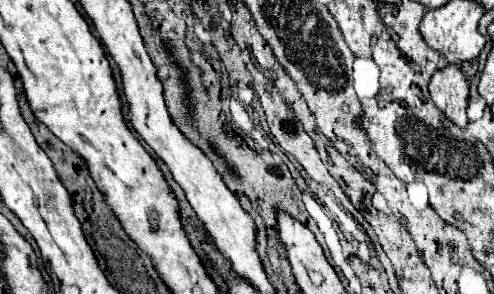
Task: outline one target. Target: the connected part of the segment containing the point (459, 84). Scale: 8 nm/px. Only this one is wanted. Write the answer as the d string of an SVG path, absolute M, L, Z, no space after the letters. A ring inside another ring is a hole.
M446 66L438 70L430 80L430 96L436 108L452 120L456 126L466 128L466 106L468 106L468 80L458 66Z

